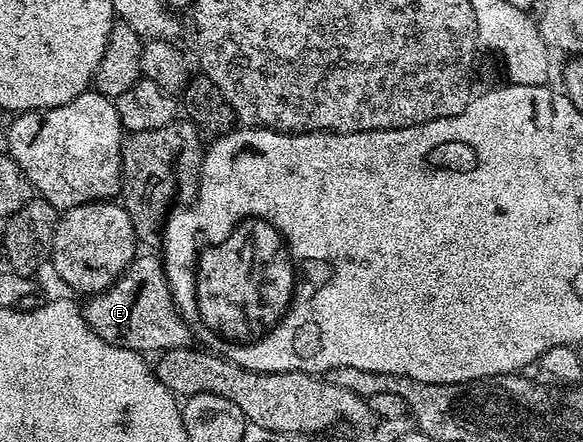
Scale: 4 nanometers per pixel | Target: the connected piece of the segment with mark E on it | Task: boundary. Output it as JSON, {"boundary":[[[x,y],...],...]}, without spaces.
{"boundary":[[[136,255],[112,286],[83,302],[82,312],[89,327],[106,339],[106,343],[116,343],[141,355],[183,349],[194,341],[191,327],[172,298],[164,263],[159,256]]]}

